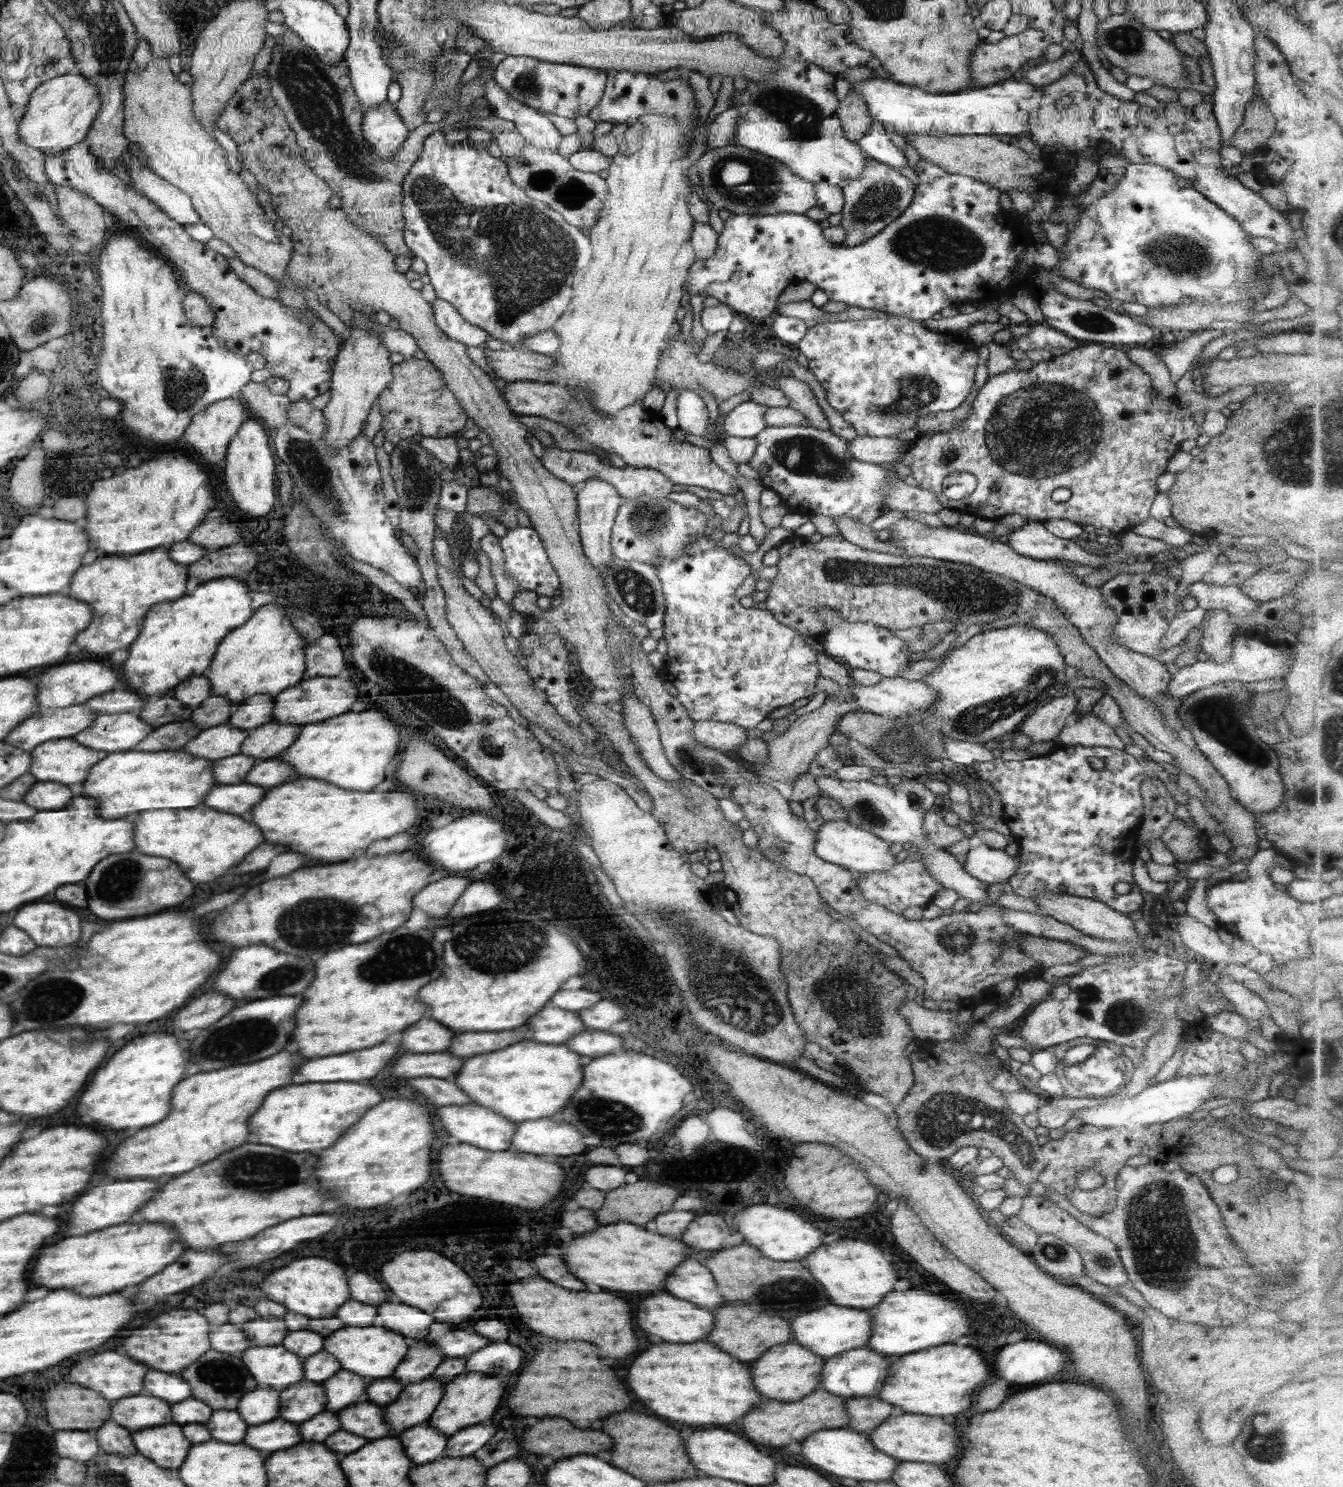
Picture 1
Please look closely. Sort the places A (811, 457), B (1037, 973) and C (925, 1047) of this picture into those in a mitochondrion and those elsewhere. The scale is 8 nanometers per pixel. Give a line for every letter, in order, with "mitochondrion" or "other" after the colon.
A: mitochondrion
B: other
C: other

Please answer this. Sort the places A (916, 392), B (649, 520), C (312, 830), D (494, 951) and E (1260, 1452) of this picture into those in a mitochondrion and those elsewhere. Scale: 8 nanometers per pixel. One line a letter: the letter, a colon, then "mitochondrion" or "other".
A: mitochondrion
B: mitochondrion
C: other
D: mitochondrion
E: mitochondrion

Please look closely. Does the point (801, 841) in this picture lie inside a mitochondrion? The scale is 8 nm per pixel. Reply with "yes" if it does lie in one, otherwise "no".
no

